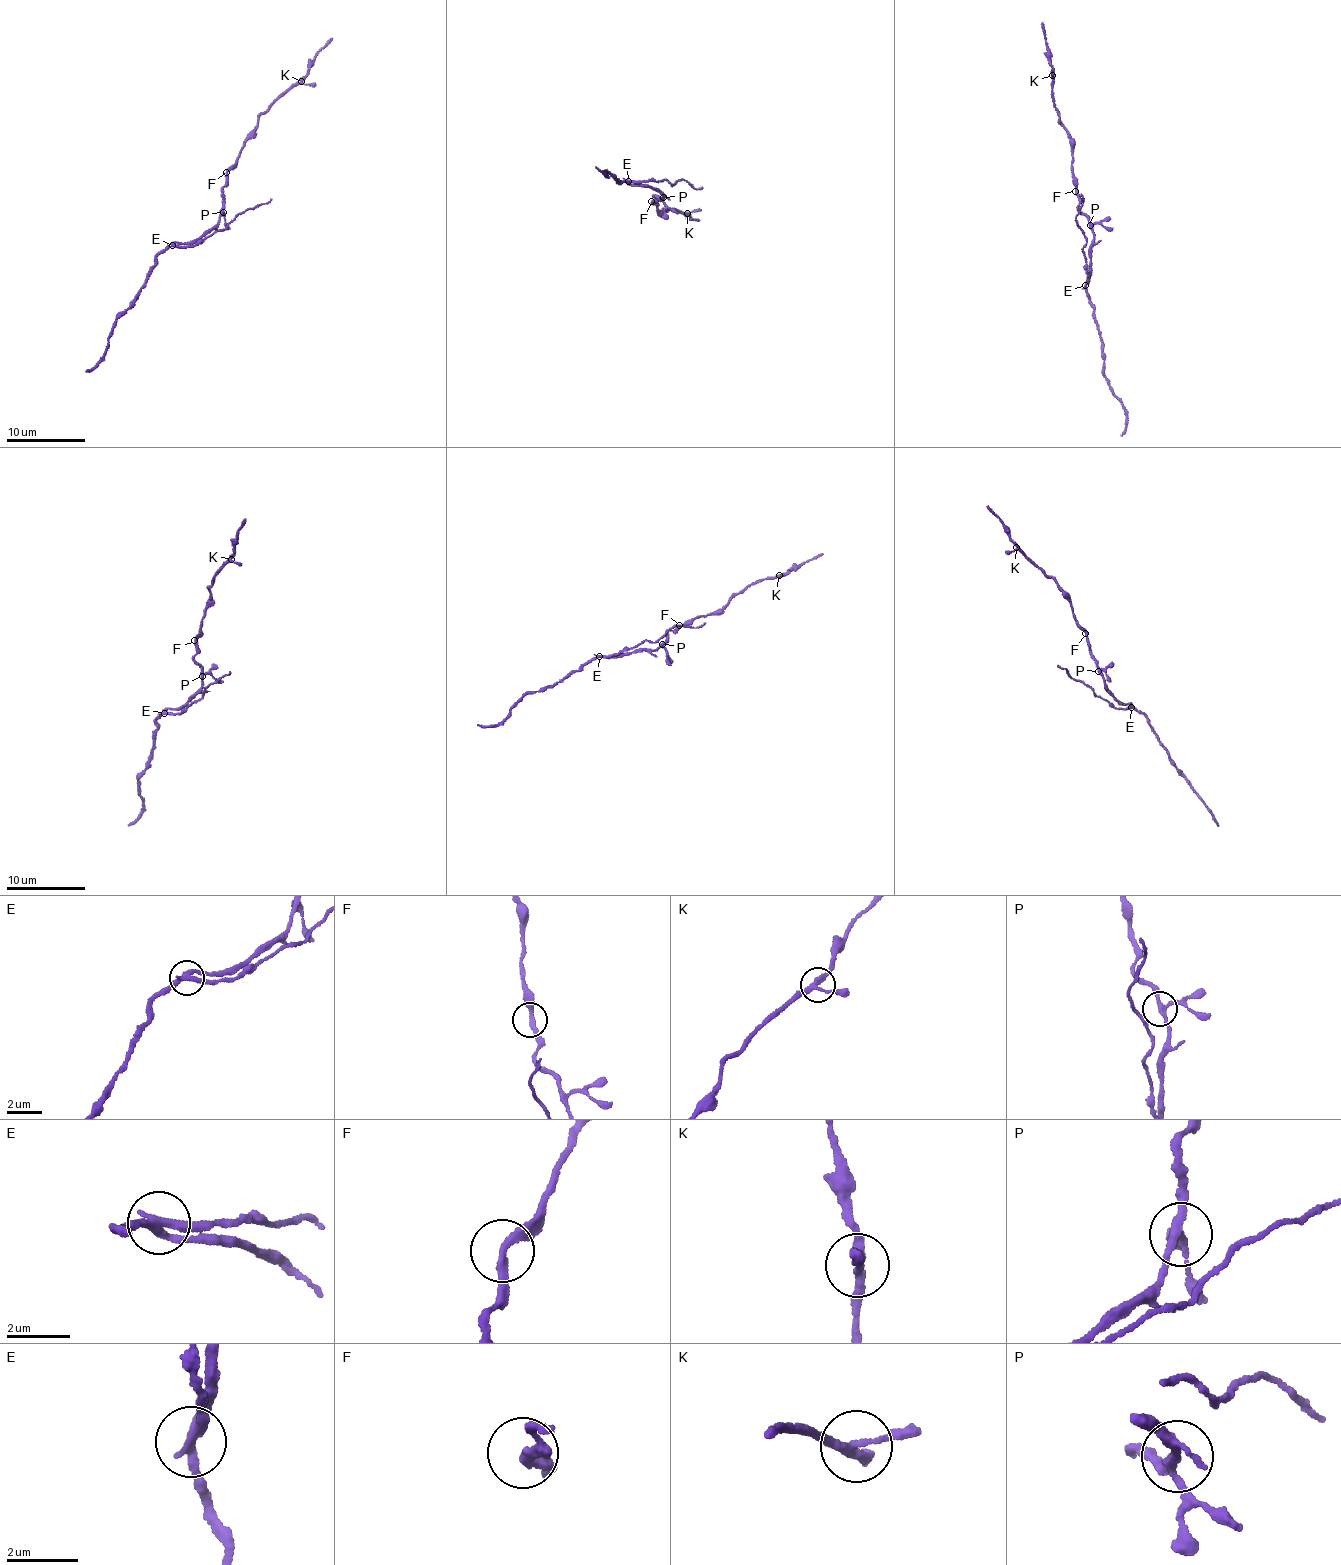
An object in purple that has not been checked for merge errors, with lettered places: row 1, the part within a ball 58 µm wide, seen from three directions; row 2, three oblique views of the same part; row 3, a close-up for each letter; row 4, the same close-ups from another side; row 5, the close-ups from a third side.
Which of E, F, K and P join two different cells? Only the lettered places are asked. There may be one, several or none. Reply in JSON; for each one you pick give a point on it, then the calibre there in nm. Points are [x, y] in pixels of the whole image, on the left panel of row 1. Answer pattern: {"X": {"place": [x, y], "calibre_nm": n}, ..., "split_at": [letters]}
{"E": {"place": [172, 245], "calibre_nm": 240}, "split_at": ["E"]}

